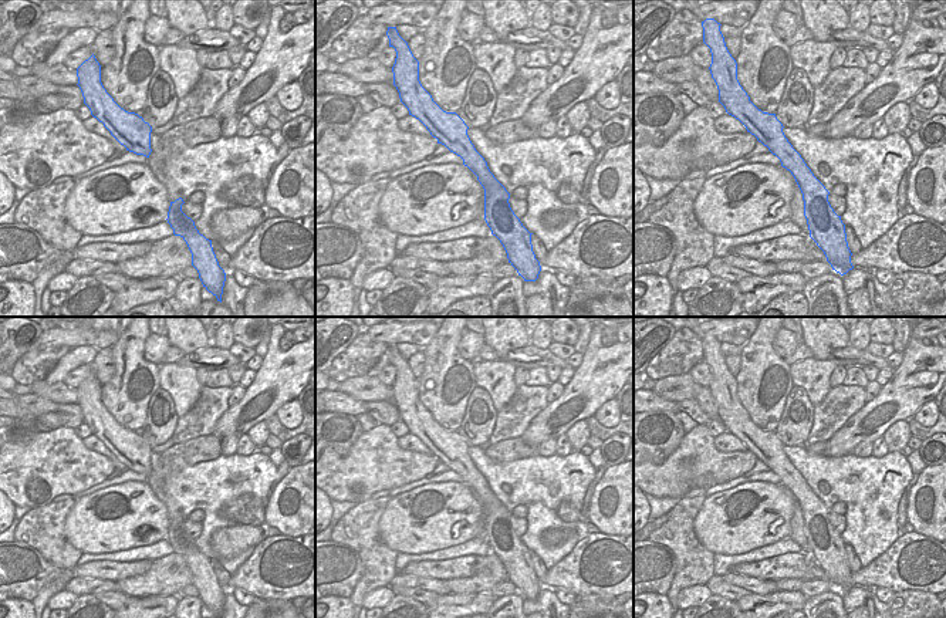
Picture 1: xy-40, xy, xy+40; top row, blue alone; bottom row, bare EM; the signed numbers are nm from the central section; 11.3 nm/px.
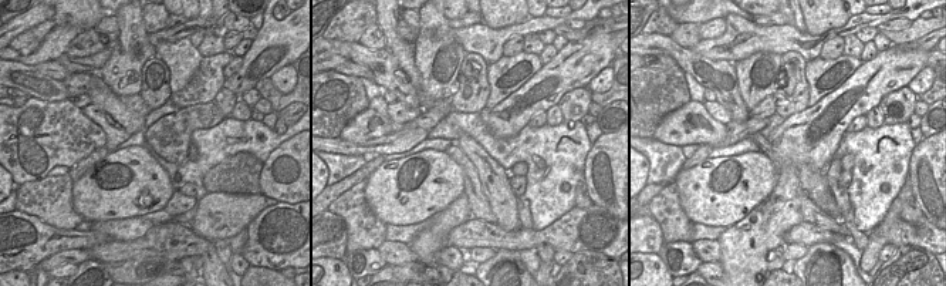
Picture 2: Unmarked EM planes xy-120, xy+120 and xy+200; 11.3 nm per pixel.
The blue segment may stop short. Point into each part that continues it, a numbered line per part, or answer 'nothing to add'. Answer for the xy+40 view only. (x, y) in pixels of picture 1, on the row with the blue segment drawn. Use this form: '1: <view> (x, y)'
nothing to add

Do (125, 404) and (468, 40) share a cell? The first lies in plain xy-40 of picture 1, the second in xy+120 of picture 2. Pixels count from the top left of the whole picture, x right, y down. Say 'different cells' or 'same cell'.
different cells

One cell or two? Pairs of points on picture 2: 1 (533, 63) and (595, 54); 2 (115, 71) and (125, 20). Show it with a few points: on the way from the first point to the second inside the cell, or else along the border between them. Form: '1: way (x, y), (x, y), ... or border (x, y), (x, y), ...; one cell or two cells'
1: border (544, 64), (519, 87); two cells
2: way (127, 59), (127, 33); one cell

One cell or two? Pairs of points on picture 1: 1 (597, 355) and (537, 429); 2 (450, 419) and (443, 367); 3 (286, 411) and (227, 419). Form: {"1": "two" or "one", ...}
{"1": "one", "2": "one", "3": "two"}

